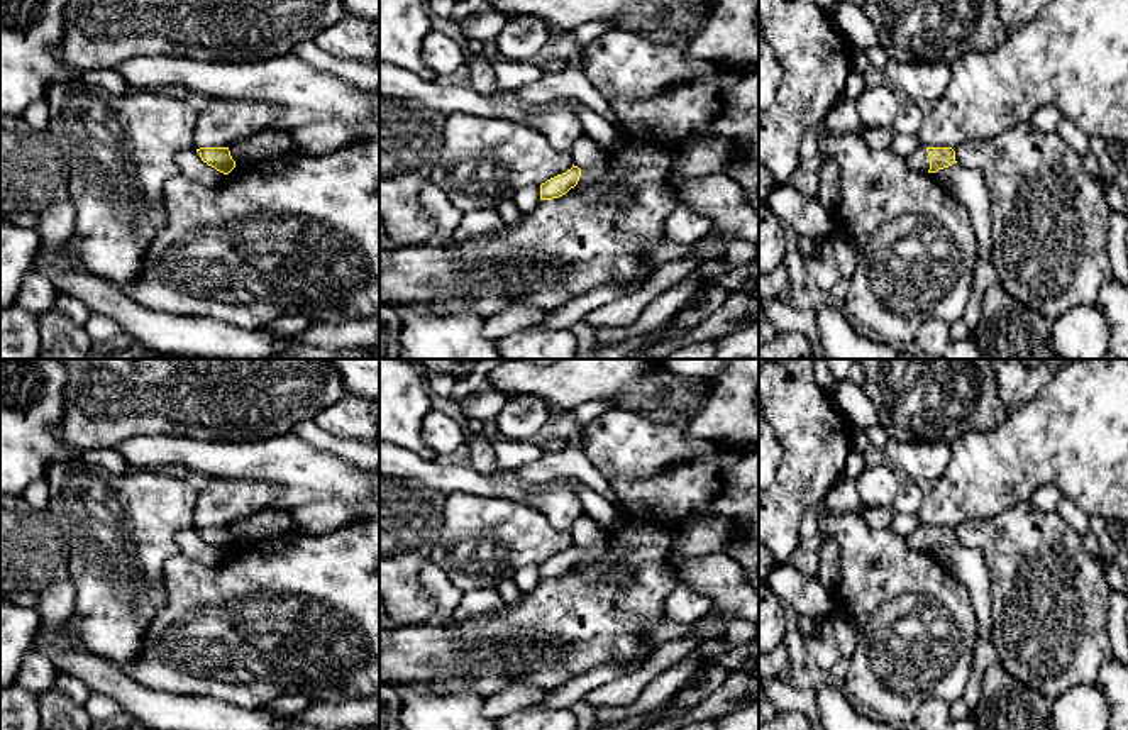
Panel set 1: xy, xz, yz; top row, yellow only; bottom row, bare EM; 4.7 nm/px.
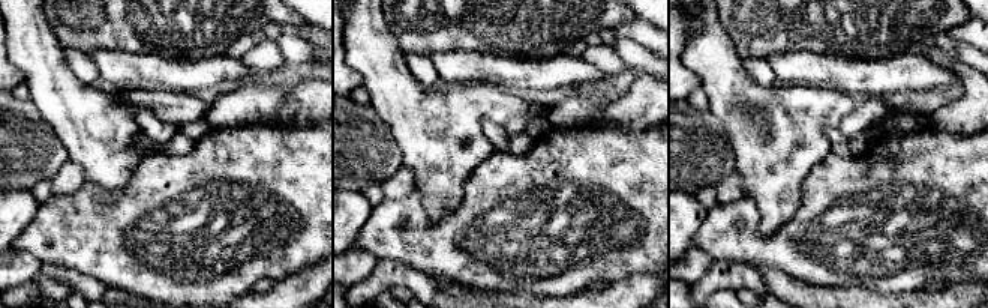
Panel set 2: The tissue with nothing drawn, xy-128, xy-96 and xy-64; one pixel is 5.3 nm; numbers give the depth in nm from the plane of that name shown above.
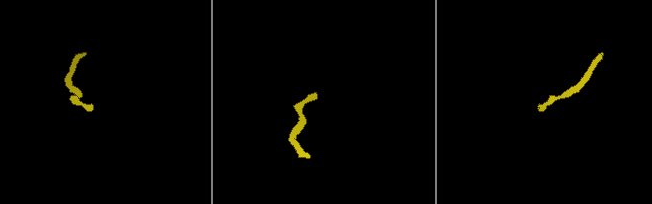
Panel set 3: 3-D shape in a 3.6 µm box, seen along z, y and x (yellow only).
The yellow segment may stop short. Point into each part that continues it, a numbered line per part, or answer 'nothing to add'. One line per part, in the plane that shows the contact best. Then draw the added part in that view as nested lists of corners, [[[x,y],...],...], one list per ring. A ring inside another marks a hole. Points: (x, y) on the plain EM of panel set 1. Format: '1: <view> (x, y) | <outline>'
1: yz (918, 539) | [[[920,525],[916,530],[908,534],[904,540],[915,550],[928,552],[930,549],[930,537],[928,537],[926,527],[923,525]]]

